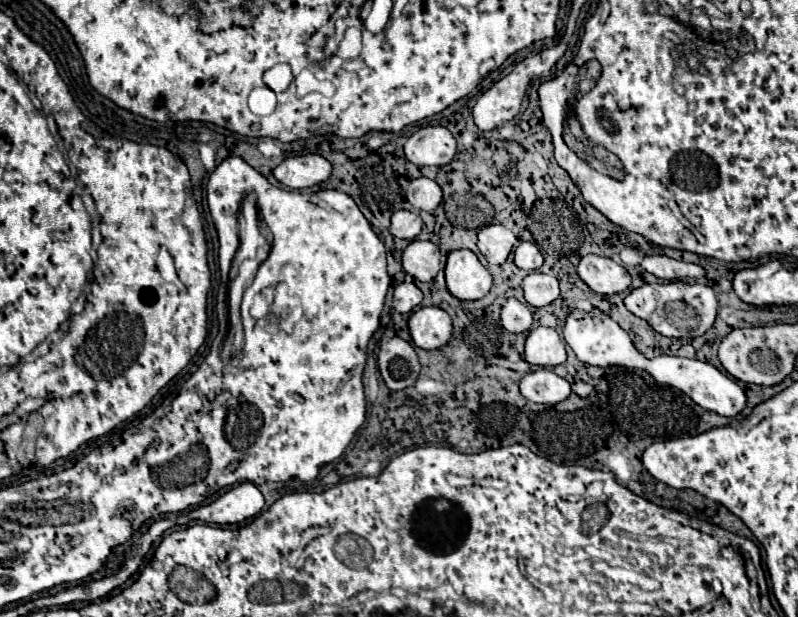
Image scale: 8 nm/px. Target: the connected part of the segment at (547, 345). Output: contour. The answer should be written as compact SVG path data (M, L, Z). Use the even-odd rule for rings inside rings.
M536 328L526 338L526 362L542 366L542 368L554 368L566 360L564 342L558 336L554 328Z

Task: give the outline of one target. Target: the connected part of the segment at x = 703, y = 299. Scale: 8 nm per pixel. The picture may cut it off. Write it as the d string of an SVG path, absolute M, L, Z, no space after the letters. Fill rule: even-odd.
M686 282L644 284L632 290L624 298L624 304L632 314L646 320L656 332L668 338L698 338L706 334L716 320L716 308L718 308L716 294L710 286L686 284Z

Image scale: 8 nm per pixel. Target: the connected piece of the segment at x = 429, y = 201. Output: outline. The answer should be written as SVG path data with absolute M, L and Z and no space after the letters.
M416 178L410 182L406 190L406 200L416 208L416 210L426 210L432 212L436 206L442 202L442 190L440 186L430 180L430 178Z

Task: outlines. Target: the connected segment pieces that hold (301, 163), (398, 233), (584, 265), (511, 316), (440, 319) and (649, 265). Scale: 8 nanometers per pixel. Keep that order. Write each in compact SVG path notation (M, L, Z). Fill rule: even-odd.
M306 154L286 158L280 166L274 168L274 178L290 190L302 190L328 180L330 170L332 166L326 158L318 154Z
M398 210L398 212L392 214L390 232L392 232L392 236L396 236L396 238L414 240L414 238L418 238L418 234L422 232L422 218L420 218L416 212Z
M596 254L580 258L578 276L588 284L590 290L604 296L612 296L630 288L630 274L626 268L610 258Z
M508 298L508 302L502 306L500 314L502 326L508 332L528 332L532 328L532 312L528 306L518 302L516 298Z
M418 308L410 314L408 330L418 348L436 350L448 344L452 336L452 320L442 308Z
M646 256L642 260L642 268L662 280L686 280L686 278L698 280L706 276L706 270L702 266L686 264L668 256Z

